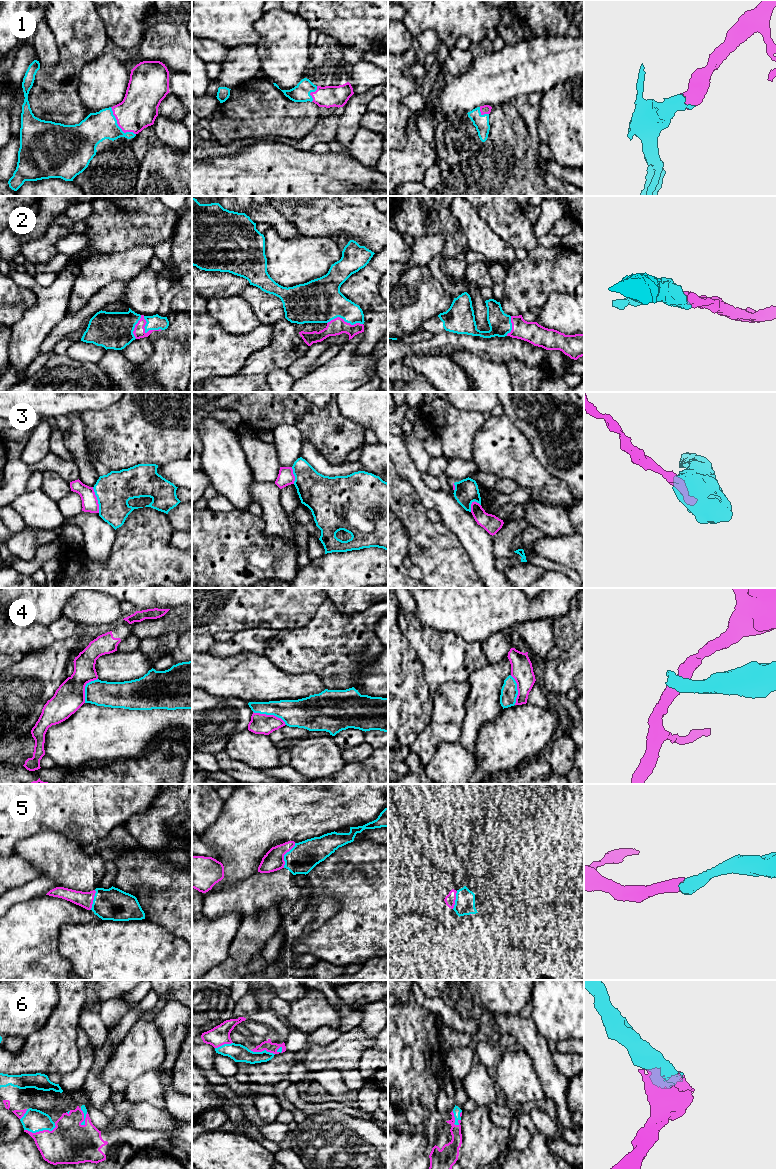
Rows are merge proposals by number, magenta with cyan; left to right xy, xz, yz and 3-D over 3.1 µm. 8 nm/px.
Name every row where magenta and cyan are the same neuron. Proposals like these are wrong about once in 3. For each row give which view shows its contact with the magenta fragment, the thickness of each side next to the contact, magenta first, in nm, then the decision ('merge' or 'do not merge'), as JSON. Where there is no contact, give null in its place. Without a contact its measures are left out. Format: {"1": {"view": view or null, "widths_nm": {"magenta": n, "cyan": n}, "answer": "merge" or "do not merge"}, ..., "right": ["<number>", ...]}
{"1": {"view": "xy", "widths_nm": {"magenta": 300, "cyan": 240}, "answer": "merge"}, "2": {"view": "xz", "widths_nm": {"magenta": 140, "cyan": 360}, "answer": "merge"}, "3": {"view": "xy", "widths_nm": {"magenta": 130, "cyan": 280}, "answer": "do not merge"}, "4": {"view": "xz", "widths_nm": {"magenta": 160, "cyan": 240}, "answer": "do not merge"}, "5": {"view": "xz", "widths_nm": {"magenta": 160, "cyan": 240}, "answer": "merge"}, "6": {"view": "xy", "widths_nm": {"magenta": 340, "cyan": 180}, "answer": "merge"}, "right": ["1", "2", "5", "6"]}

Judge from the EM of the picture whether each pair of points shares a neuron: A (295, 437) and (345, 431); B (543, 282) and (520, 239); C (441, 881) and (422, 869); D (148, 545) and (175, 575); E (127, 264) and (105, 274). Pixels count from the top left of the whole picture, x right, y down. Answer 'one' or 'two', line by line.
A: two
B: two
C: two
D: one
E: one

